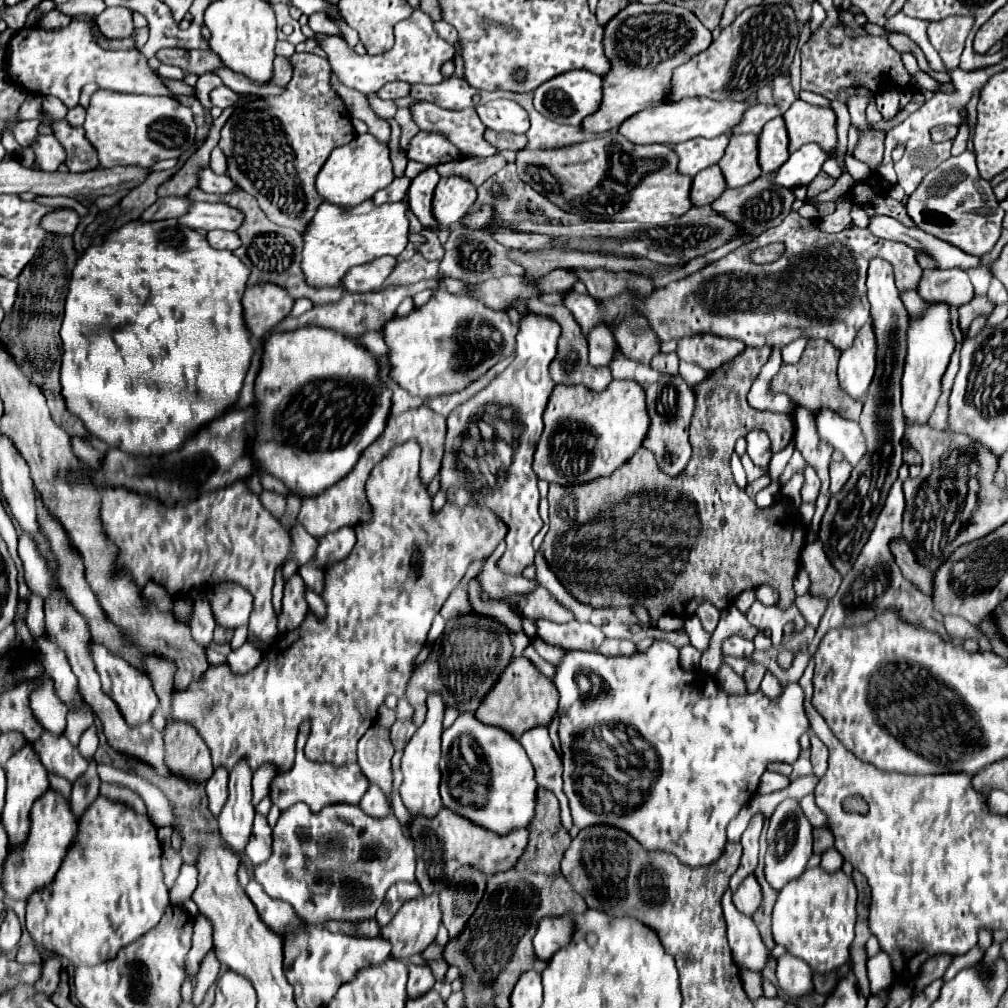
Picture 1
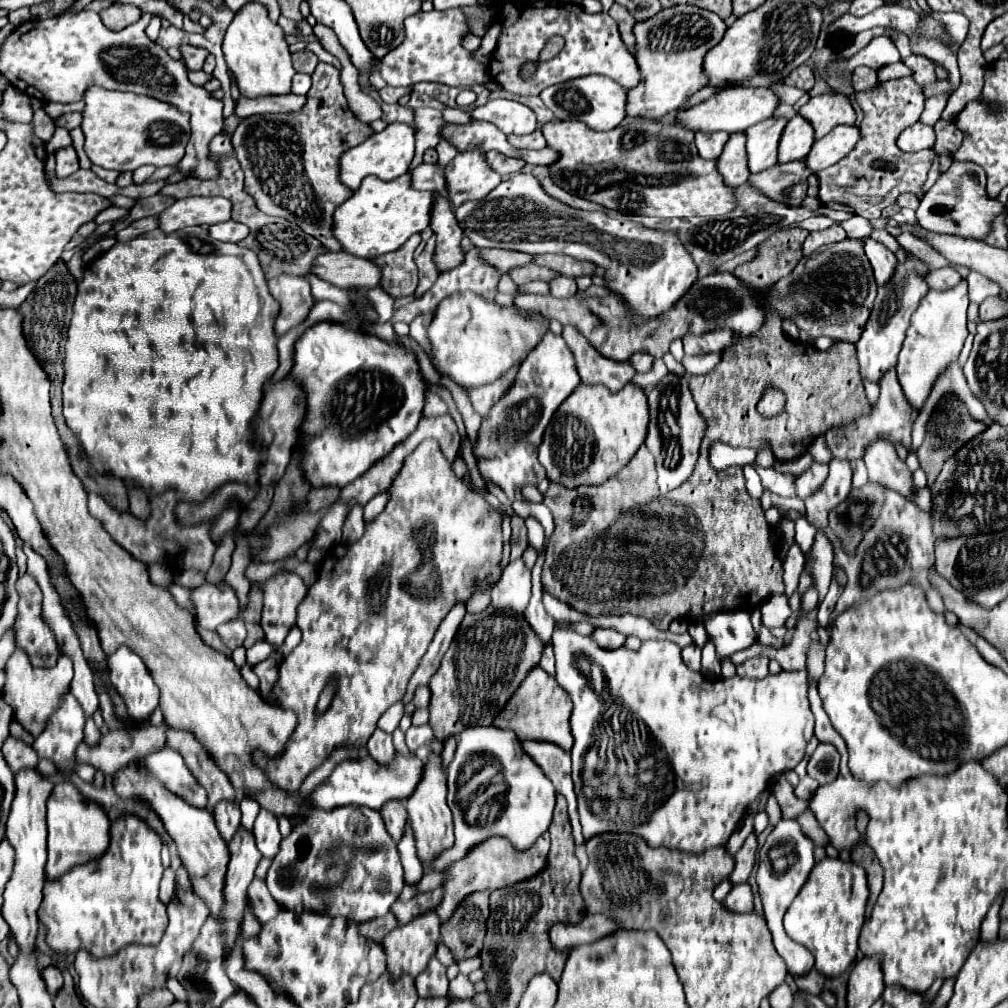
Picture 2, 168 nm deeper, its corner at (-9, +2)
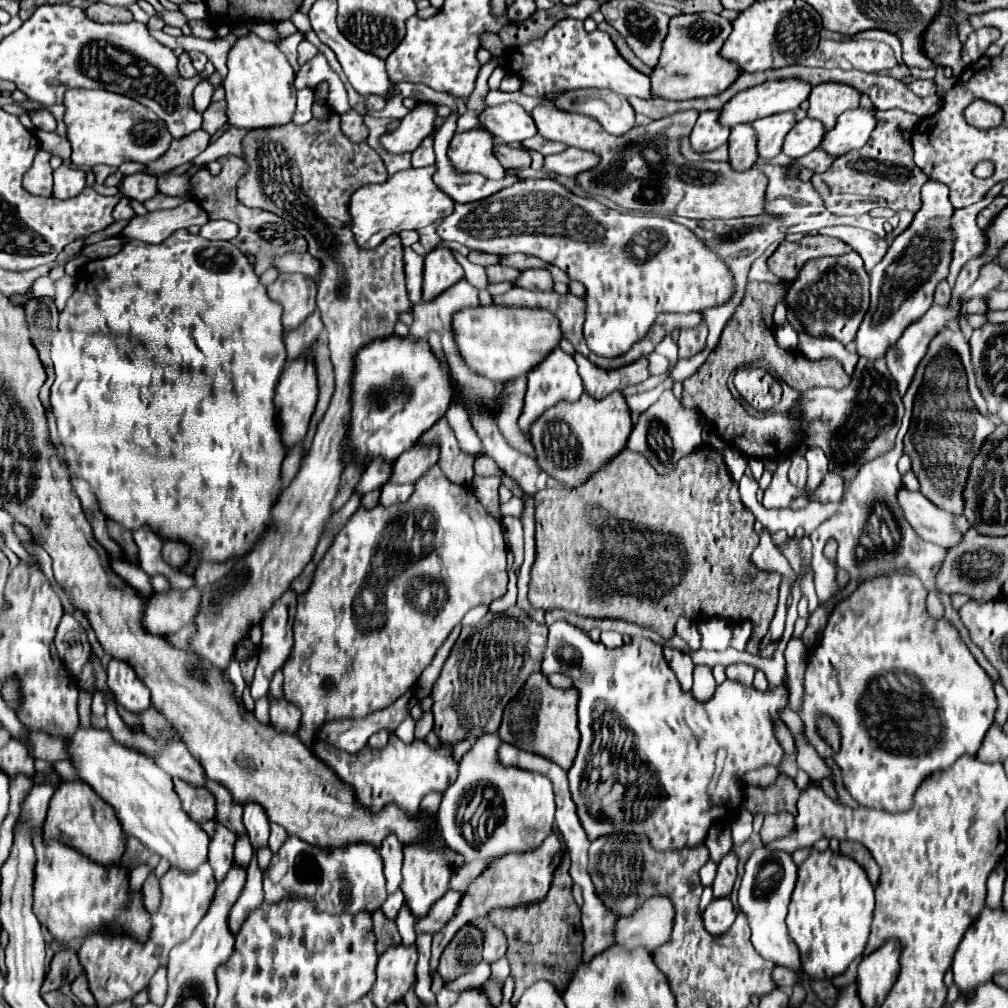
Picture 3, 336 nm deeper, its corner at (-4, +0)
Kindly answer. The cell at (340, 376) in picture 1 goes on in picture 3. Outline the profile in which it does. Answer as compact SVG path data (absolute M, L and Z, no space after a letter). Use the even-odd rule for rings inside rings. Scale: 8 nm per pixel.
M388 336L388 338L378 338L370 344L366 344L358 356L356 356L356 366L354 366L354 376L352 376L352 430L350 430L350 442L354 446L350 462L360 460L368 464L374 458L384 458L388 462L394 462L402 452L412 448L416 440L428 432L440 418L446 416L448 406L452 400L460 400L464 408L466 406L466 396L462 386L452 378L446 362L442 362L430 348L426 338L416 338L416 336Z

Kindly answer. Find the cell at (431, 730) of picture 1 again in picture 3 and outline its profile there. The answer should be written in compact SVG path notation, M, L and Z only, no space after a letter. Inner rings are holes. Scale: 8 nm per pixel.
M432 842L426 844L412 844L412 846L406 846L404 848L404 866L402 866L402 884L400 884L400 890L404 894L404 904L410 908L410 912L416 916L416 918L422 918L426 916L426 912L430 912L430 904L434 904L434 900L438 900L440 896L444 896L444 892L450 888L450 868L442 856L442 848L436 848L436 842L434 842L434 848L432 848Z

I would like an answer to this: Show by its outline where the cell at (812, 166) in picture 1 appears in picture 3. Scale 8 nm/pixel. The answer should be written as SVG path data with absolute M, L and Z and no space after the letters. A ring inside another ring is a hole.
M854 108L844 112L836 126L826 132L820 148L832 156L842 156L850 150L862 148L876 128L876 108Z

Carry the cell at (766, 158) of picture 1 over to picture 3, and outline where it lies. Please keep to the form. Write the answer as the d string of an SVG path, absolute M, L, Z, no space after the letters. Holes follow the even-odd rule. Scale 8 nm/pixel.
M804 118L802 122L798 122L786 136L782 152L792 156L792 158L800 158L806 156L808 152L816 150L824 138L826 130L824 124L820 120L812 120L812 118Z

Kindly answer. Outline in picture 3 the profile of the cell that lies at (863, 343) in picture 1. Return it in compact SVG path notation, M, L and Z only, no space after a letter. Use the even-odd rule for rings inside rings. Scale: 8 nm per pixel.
M926 182L922 186L922 208L914 214L910 226L894 238L886 256L870 272L870 308L864 322L856 334L858 356L868 360L884 358L888 348L902 336L904 328L914 320L922 318L926 308L930 308L934 298L934 288L948 278L948 268L954 250L954 230L952 230L954 208L948 200L948 190L940 182Z

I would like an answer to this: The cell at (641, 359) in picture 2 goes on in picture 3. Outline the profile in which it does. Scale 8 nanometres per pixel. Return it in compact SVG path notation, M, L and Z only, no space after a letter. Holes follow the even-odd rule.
M656 352L650 354L650 372L652 374L668 374L670 370L672 370L672 366L670 366L666 356L656 354Z

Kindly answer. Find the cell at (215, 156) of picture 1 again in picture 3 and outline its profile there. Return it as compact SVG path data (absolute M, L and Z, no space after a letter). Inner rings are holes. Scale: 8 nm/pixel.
M196 130L190 136L184 138L174 138L170 142L170 148L166 150L166 156L162 156L162 160L152 160L150 164L146 164L144 174L162 174L168 172L180 164L186 164L190 160L194 160L200 152L206 150L206 146L210 144L210 134L204 130Z

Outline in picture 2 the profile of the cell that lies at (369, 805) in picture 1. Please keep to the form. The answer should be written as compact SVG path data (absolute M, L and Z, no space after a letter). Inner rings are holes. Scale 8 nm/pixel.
M387 802L387 806L383 806L383 810L379 810L383 816L383 822L387 824L389 834L399 840L403 834L403 826L407 822L407 810L401 802Z

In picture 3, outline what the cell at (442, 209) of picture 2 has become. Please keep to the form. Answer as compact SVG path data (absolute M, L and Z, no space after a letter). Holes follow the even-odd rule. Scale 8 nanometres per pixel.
M438 246L426 256L424 262L422 298L434 300L434 296L440 296L442 292L446 292L446 288L454 286L462 278L464 278L462 266L454 260L448 248Z

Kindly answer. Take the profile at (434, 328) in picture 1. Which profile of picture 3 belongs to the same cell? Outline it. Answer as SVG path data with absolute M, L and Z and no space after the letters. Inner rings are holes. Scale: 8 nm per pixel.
M496 304L468 308L454 316L452 328L466 364L478 374L500 384L528 374L530 368L538 366L562 340L560 322L546 308L510 308Z

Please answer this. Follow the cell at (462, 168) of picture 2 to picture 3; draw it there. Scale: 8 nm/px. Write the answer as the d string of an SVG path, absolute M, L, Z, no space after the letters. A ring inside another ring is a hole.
M472 128L450 140L448 156L458 172L478 172L486 178L504 178L504 168L494 156L492 134L486 128Z

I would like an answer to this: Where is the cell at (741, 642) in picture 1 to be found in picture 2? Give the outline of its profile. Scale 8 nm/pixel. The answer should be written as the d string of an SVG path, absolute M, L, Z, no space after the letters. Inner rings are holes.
M747 610L711 614L703 618L703 624L707 628L707 634L713 638L717 646L717 654L721 658L727 658L755 644L755 630Z

